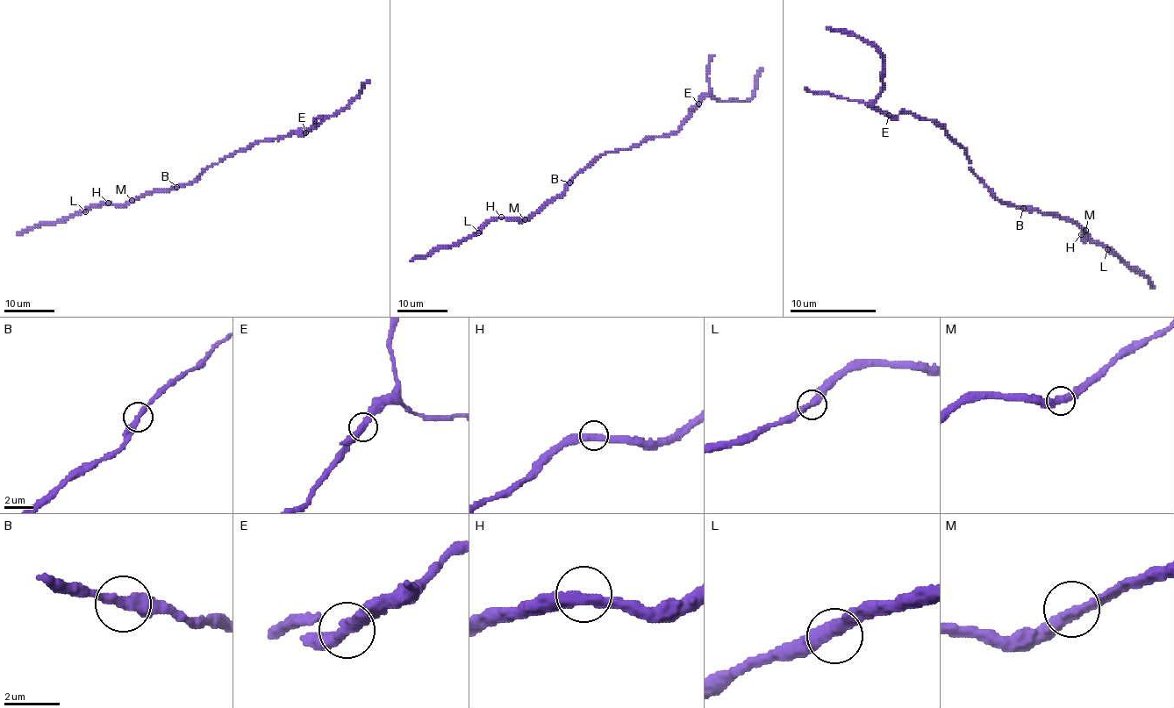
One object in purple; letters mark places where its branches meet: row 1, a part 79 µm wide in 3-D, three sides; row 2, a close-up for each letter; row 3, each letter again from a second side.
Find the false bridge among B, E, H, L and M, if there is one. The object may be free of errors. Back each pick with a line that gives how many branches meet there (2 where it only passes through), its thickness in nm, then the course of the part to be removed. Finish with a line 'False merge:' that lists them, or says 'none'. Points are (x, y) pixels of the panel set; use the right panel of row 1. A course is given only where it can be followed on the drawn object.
False merge: none

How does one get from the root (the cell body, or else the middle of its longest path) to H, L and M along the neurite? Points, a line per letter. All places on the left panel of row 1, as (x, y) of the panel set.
H: (204, 171), (192, 182), (169, 189), (153, 189), (120, 205), (108, 203)
L: (204, 171), (192, 182), (169, 189), (153, 189), (120, 205), (97, 203), (85, 211)
M: (204, 171), (192, 182), (169, 189), (153, 189), (132, 200)

